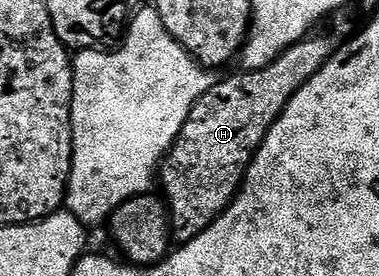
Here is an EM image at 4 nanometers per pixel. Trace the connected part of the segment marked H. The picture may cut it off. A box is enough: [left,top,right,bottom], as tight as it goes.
[161,36,333,244]

